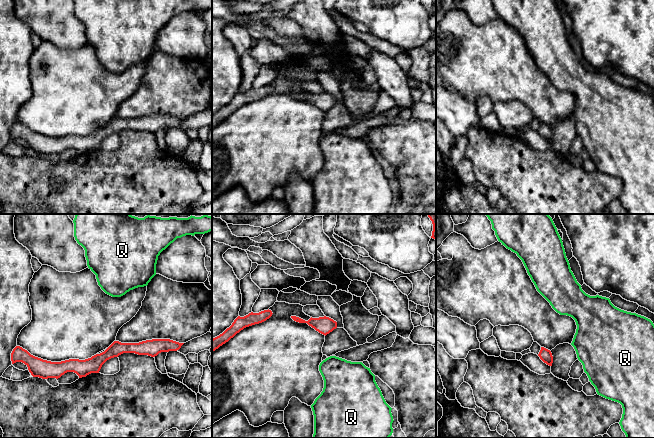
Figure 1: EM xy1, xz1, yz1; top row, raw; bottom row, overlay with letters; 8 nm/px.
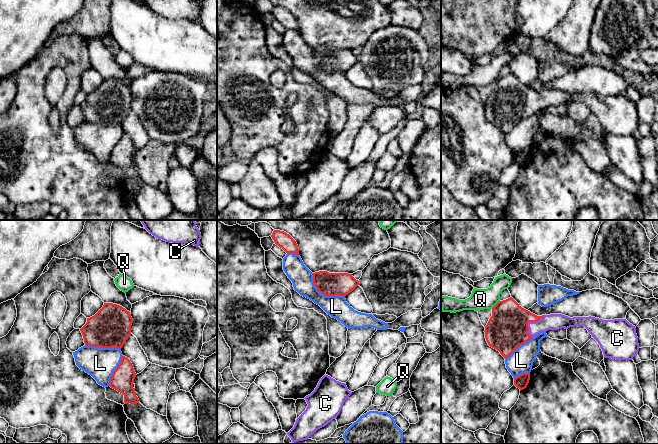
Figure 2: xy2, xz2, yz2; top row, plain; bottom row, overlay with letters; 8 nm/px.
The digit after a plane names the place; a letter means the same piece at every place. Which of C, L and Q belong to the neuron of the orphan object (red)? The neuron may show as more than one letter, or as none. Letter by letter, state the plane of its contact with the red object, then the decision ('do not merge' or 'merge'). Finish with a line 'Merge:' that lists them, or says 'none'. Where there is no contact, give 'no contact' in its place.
C: yz2 | merge
L: xz2 | do not merge
Q: yz2 | do not merge
Merge: C

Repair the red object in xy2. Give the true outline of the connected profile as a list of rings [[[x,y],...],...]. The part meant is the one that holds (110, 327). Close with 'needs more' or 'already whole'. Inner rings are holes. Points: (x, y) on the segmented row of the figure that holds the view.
[[[104,303],[103,307],[80,329],[86,346],[121,349],[129,335],[133,319],[120,305]]] | already whole

